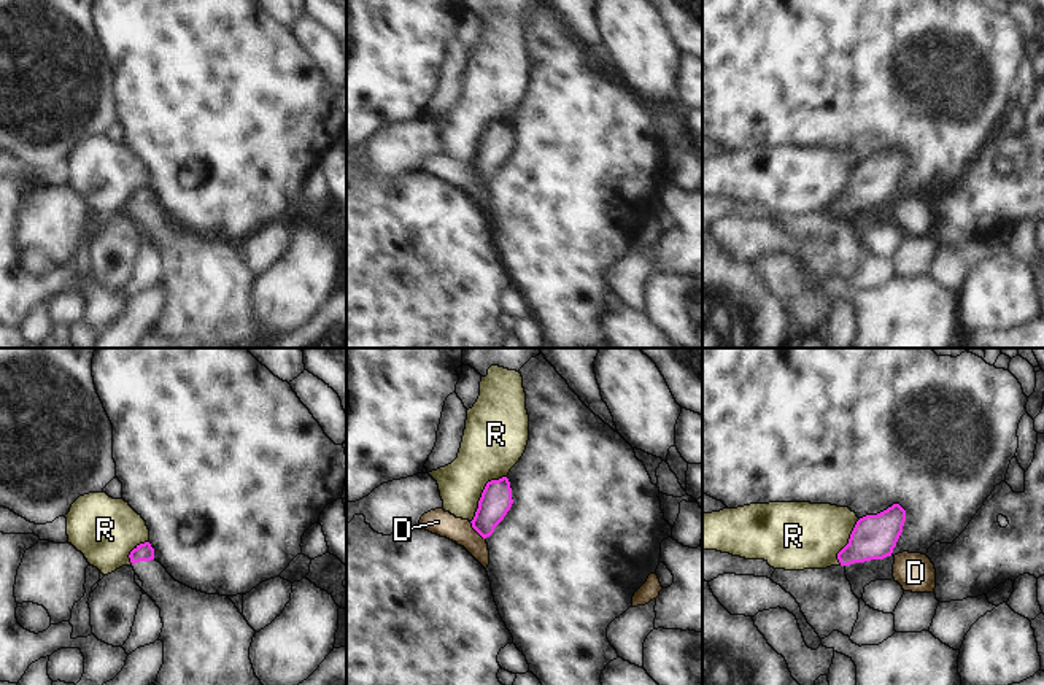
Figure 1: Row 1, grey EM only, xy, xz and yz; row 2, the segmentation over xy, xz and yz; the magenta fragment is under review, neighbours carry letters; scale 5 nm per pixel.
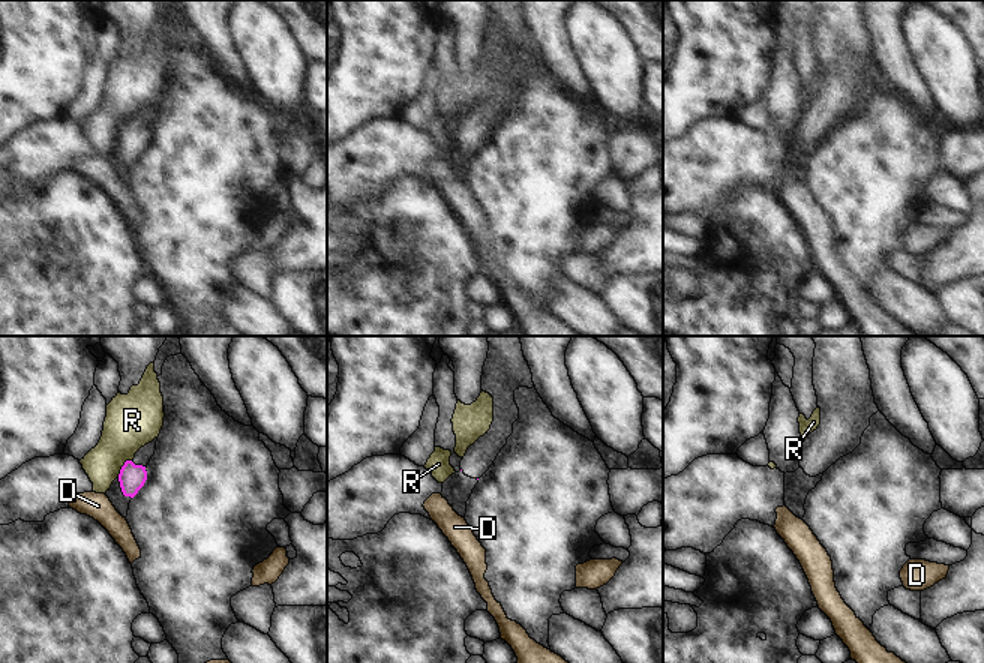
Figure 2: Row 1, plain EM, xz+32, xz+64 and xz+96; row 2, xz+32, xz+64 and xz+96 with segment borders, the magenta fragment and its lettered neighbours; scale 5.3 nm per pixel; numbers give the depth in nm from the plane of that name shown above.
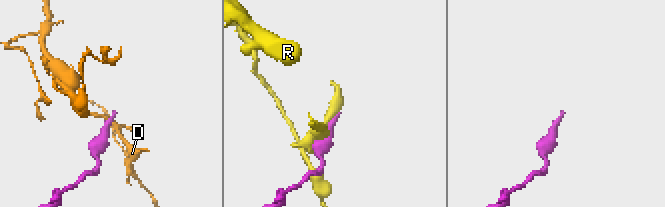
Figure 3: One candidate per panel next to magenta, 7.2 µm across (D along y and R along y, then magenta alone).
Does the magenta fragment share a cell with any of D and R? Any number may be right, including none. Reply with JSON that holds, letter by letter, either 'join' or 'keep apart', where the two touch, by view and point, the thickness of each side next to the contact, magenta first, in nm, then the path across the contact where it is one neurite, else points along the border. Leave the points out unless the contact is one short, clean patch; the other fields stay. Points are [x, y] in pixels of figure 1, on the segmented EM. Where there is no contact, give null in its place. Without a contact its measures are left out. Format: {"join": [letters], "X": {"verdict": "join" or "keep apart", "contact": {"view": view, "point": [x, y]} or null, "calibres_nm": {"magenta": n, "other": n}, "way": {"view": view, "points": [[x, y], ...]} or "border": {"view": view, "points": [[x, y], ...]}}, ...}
{"join": [], "D": {"verdict": "keep apart", "contact": {"view": "xz", "point": [477, 531]}, "calibres_nm": {"magenta": 160, "other": 130}, "border": {"view": "xz", "points": [[469, 522], [485, 539]]}}, "R": {"verdict": "keep apart", "contact": {"view": "xz", "point": [482, 493]}, "calibres_nm": {"magenta": 160, "other": 300}}}

